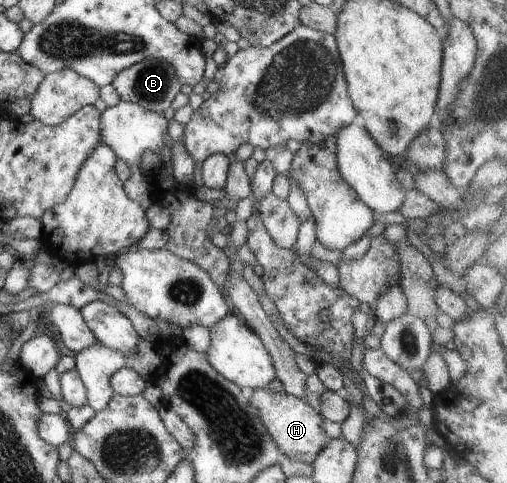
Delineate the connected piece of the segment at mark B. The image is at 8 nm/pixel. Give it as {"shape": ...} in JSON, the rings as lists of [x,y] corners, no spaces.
{"shape":[[[150,58],[131,65],[112,81],[123,102],[163,114],[179,93],[181,84],[171,63]]]}

